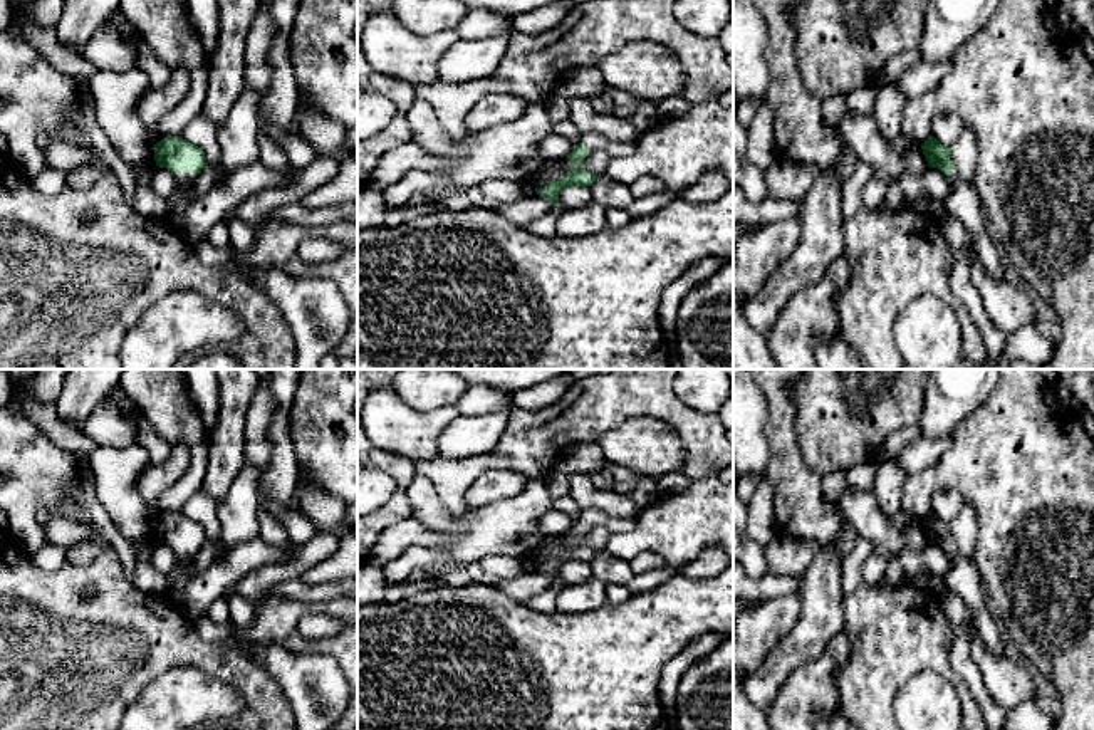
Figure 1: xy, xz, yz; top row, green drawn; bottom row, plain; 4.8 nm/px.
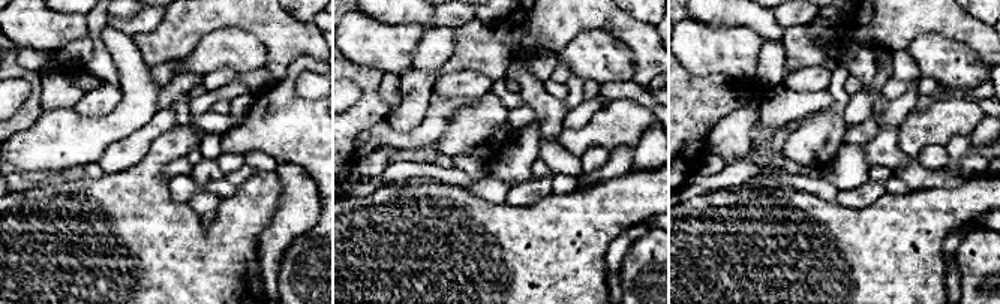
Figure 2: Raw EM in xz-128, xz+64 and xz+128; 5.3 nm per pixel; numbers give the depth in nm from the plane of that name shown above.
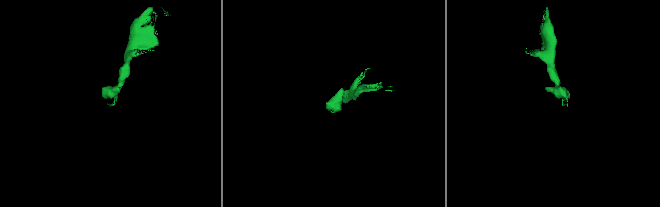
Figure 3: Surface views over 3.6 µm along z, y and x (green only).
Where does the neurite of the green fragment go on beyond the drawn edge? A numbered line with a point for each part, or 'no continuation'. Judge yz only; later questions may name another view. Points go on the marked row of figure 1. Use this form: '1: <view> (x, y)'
1: yz (962, 202)

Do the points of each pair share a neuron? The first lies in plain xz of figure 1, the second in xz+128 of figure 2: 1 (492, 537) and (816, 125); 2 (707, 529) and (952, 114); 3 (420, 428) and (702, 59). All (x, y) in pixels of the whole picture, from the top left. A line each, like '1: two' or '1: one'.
1: one
2: one
3: one

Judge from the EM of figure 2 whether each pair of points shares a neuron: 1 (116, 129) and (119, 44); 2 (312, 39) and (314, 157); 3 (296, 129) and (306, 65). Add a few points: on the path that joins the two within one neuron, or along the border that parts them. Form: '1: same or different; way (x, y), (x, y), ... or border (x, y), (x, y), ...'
1: same; way (131, 108), (131, 65)
2: different; border (317, 57), (297, 56), (282, 77)
3: same; way (290, 113), (290, 78)

